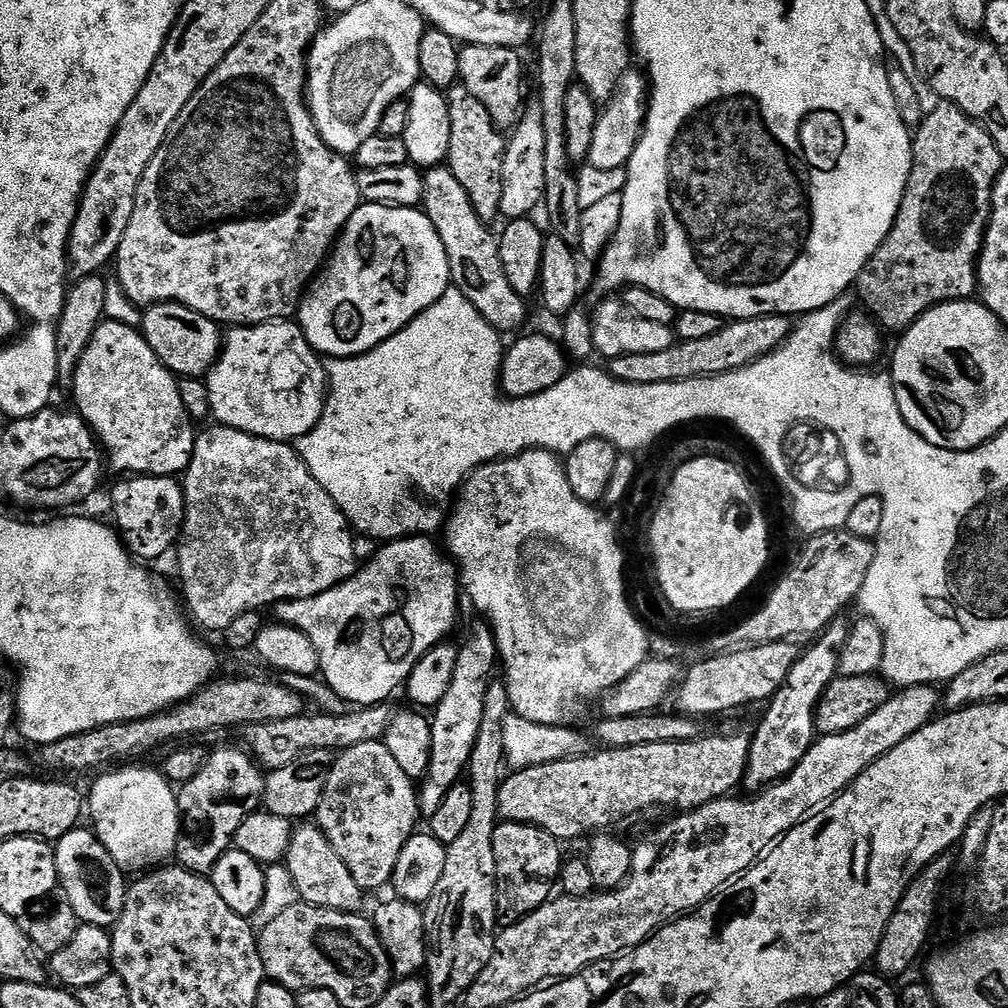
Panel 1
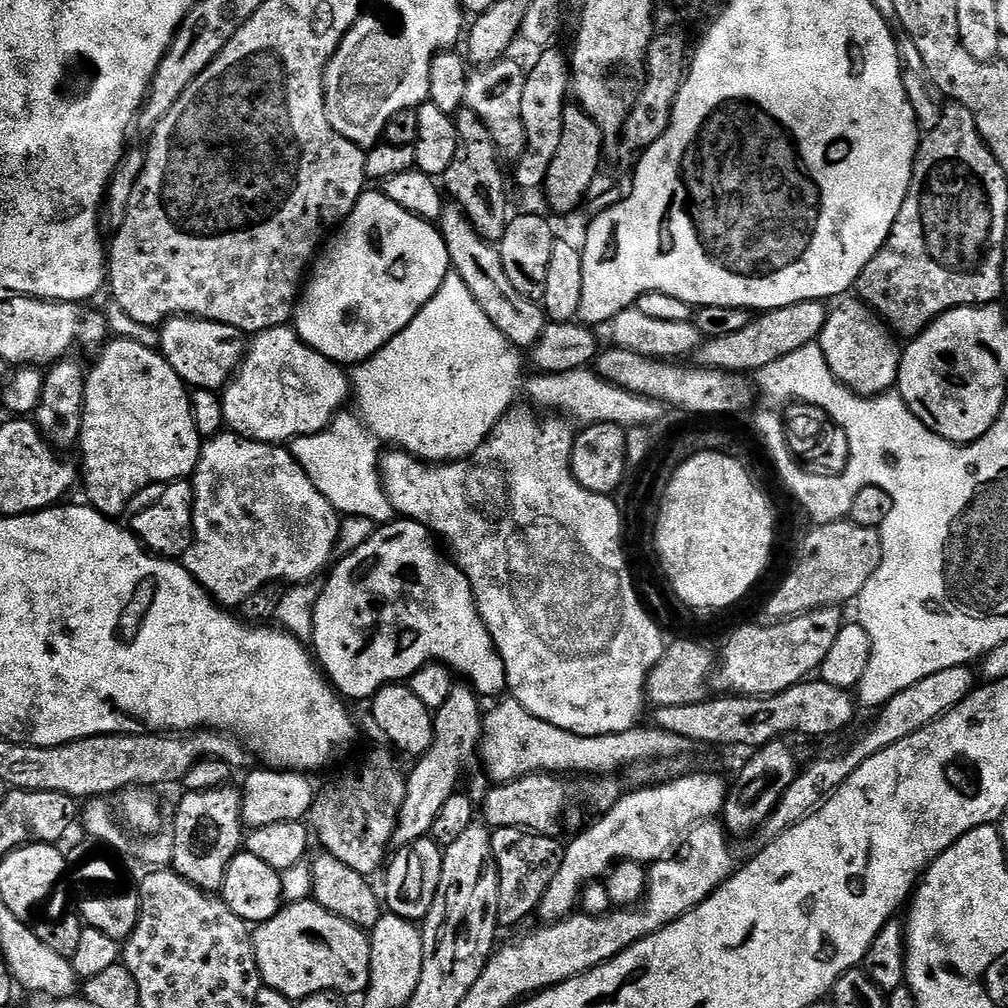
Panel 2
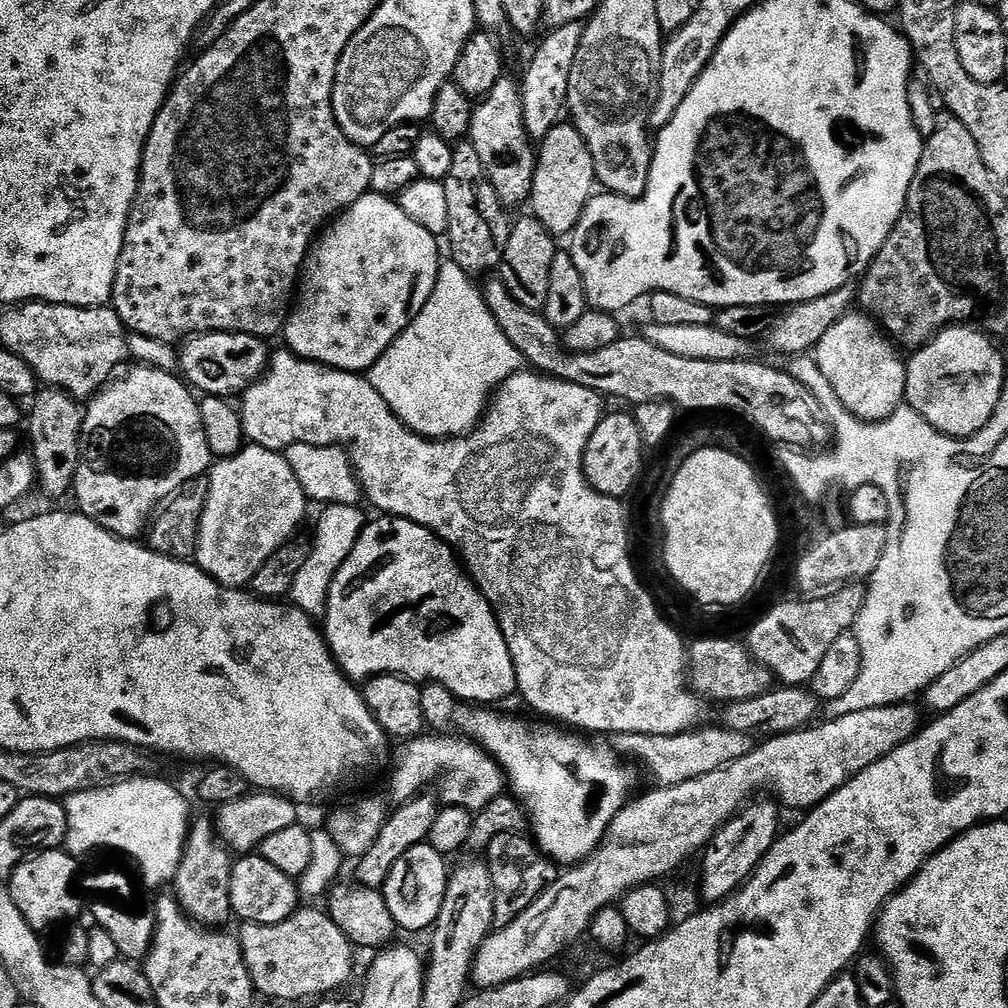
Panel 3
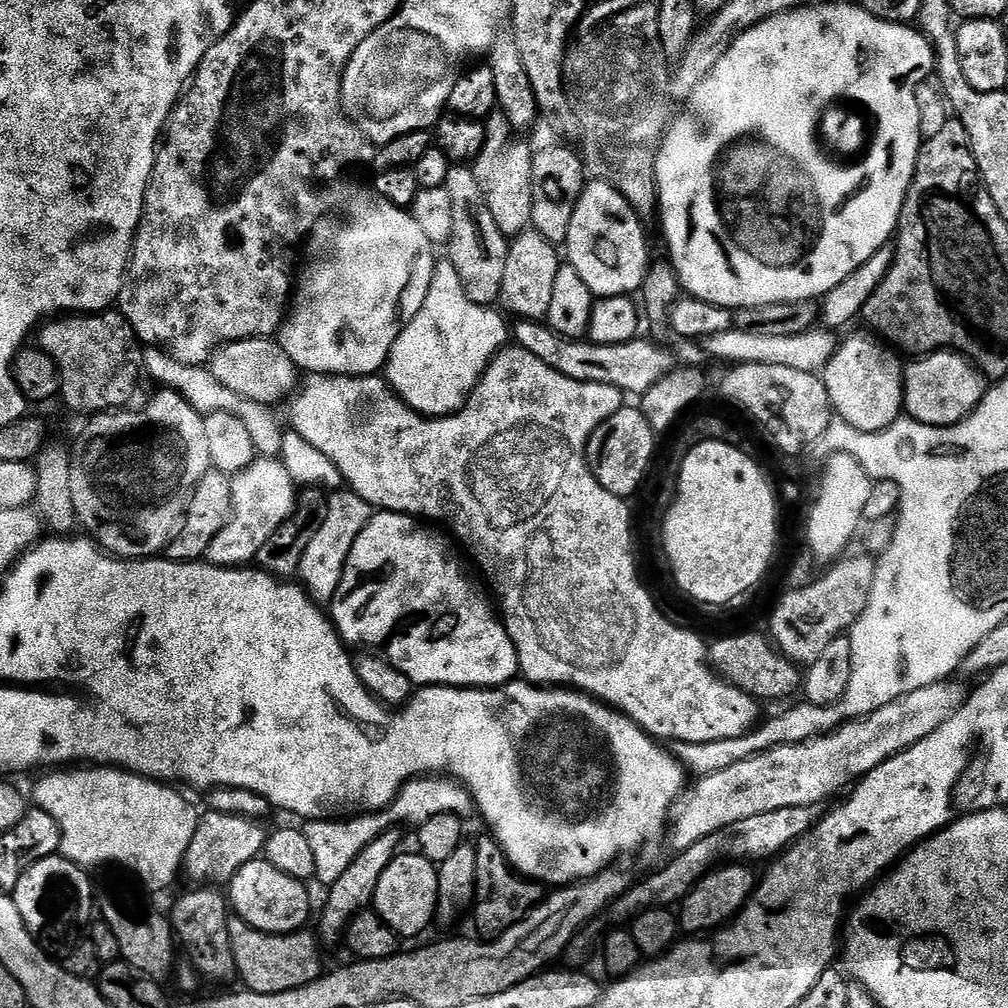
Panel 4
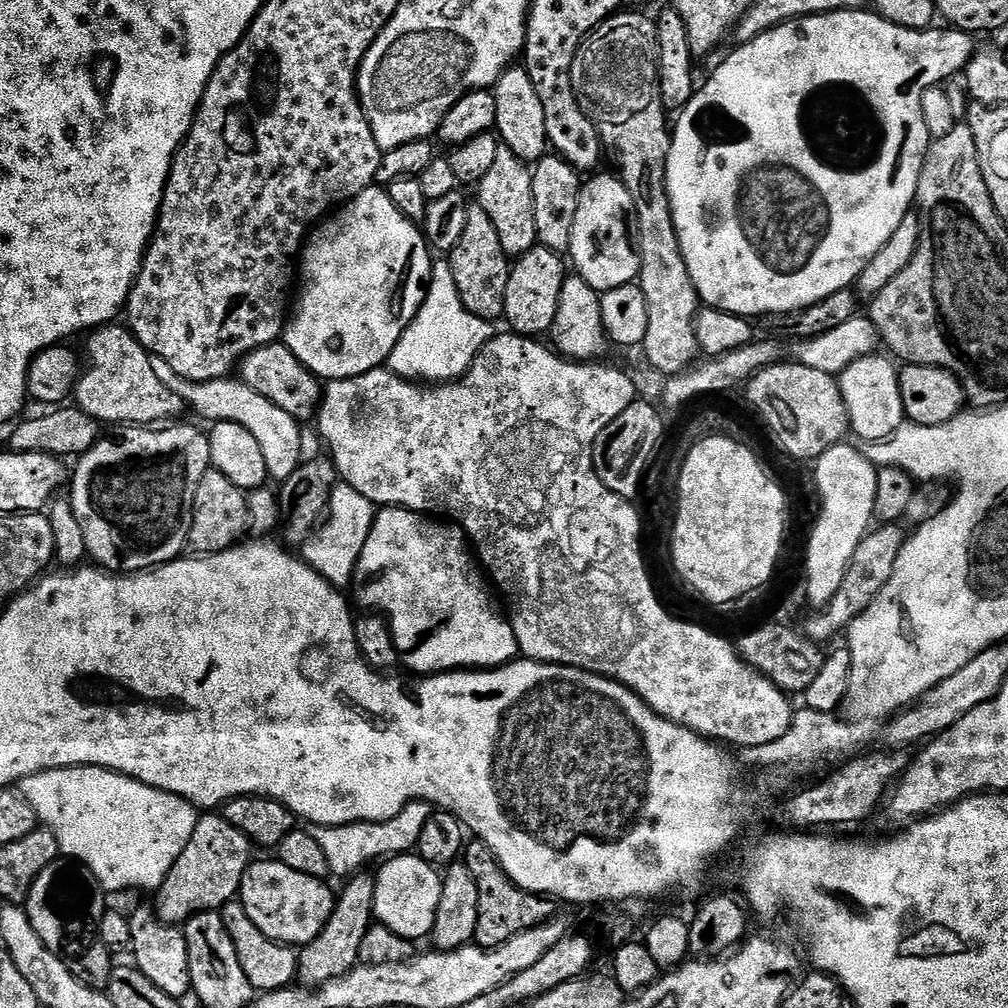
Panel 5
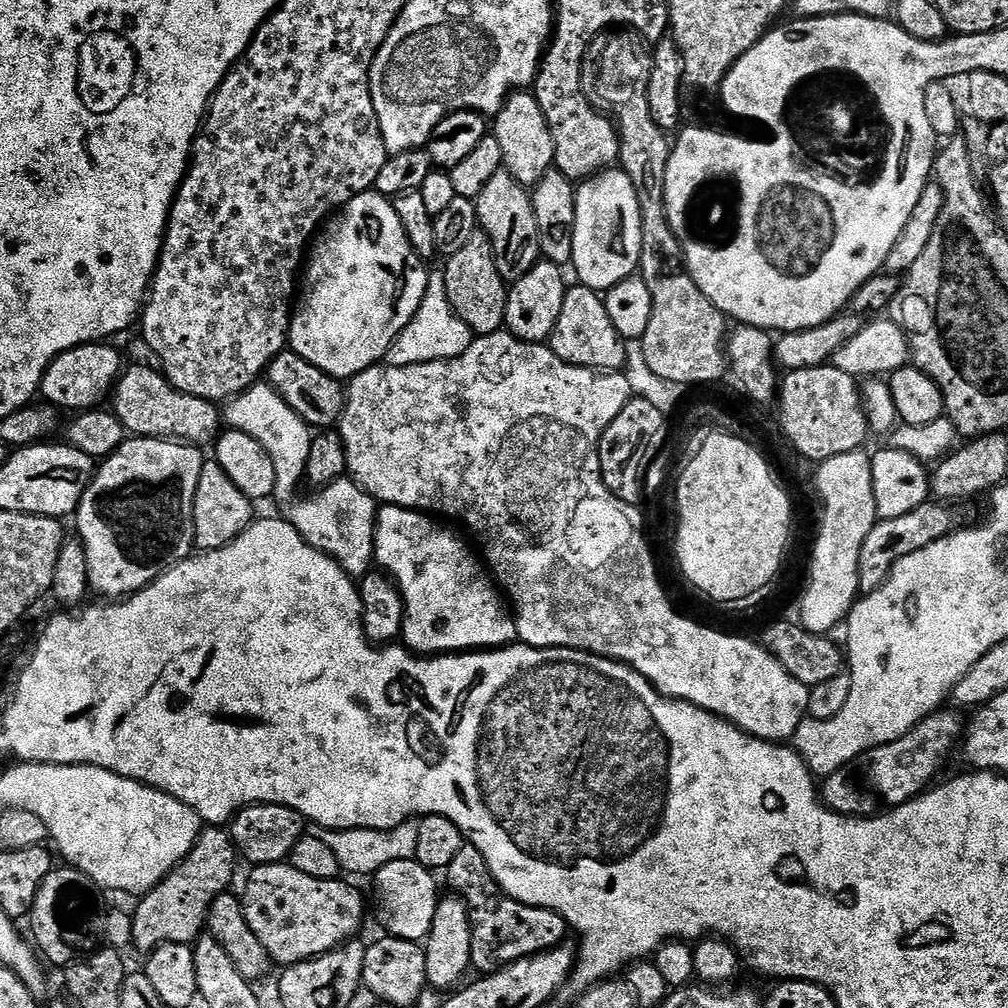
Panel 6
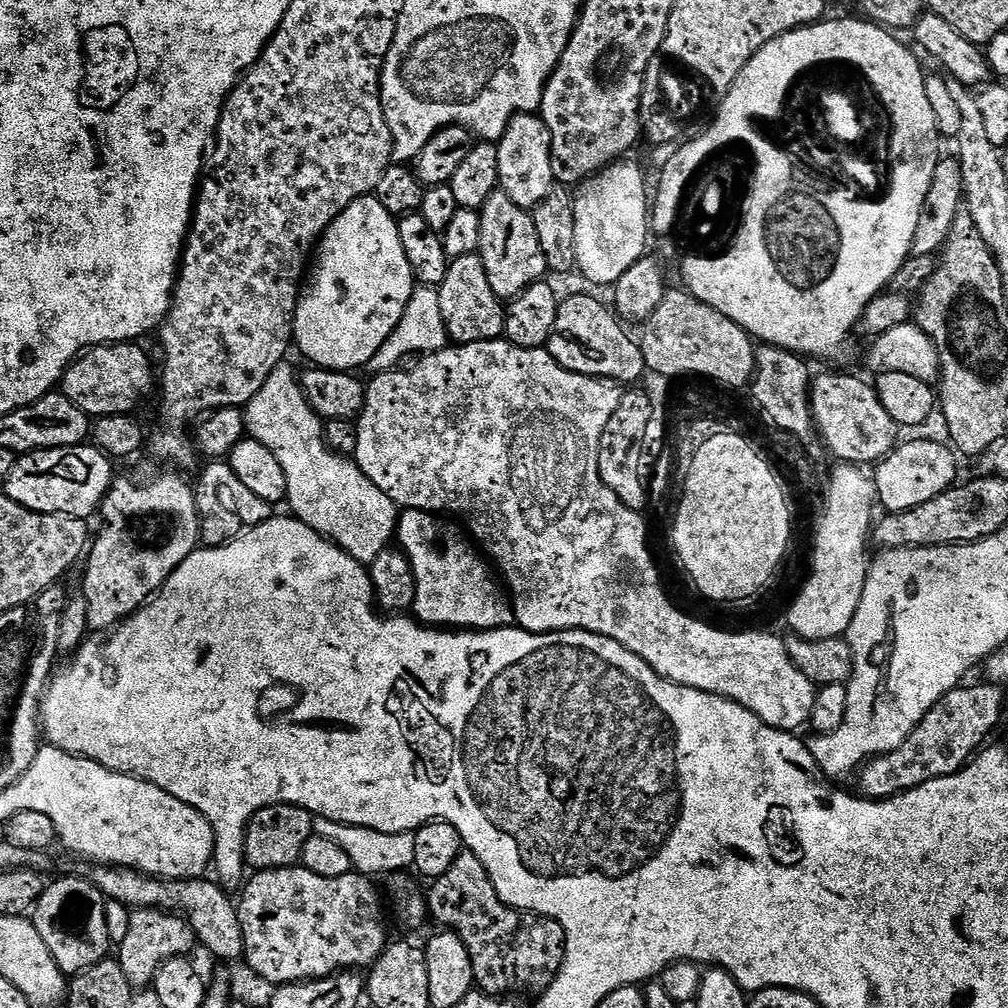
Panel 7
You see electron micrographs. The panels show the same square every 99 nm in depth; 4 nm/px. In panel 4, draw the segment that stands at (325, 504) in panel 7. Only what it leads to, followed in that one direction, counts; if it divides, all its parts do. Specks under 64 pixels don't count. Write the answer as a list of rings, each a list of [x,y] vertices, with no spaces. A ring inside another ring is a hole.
[[[145,347],[143,351],[143,375],[145,377],[148,375],[154,383],[160,384],[156,386],[169,392],[177,392],[179,396],[186,398],[186,402],[190,402],[190,406],[194,406],[194,410],[198,410],[203,417],[225,412],[226,414],[234,414],[234,418],[242,418],[257,453],[264,458],[279,457],[286,433],[274,420],[273,409],[269,405],[244,400],[238,394],[234,394],[234,390],[226,390],[226,386],[222,386],[210,375],[207,367],[198,364],[186,366],[186,362],[178,362],[178,358],[170,358],[170,354],[166,354],[161,348]],[[336,490],[327,497],[326,511],[320,520],[320,529],[302,554],[298,571],[299,583],[317,604],[331,605],[334,594],[342,582],[342,574],[346,570],[346,558],[350,558],[350,550],[354,550],[358,534],[362,534],[362,530],[370,523],[373,515],[372,505],[367,504],[354,491]]]

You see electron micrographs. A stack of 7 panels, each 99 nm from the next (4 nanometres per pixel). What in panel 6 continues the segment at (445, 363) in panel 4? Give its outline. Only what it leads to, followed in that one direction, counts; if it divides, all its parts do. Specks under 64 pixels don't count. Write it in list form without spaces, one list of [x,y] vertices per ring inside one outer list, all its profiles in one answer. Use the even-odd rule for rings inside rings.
[[[436,270],[429,275],[422,306],[418,306],[412,321],[402,330],[402,334],[398,334],[398,338],[390,346],[386,360],[394,366],[414,366],[422,362],[458,358],[471,346],[473,339],[470,326],[466,326],[466,322],[462,322],[462,318],[454,314],[450,298],[446,298],[443,271]]]

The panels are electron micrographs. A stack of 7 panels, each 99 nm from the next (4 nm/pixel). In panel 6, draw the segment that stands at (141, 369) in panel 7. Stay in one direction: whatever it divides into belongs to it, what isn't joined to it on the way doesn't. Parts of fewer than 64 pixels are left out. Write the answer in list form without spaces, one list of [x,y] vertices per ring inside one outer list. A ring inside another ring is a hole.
[[[108,342],[83,344],[74,350],[58,354],[42,378],[39,395],[57,410],[87,410],[103,405],[111,397],[126,364],[120,357],[119,350],[110,345]]]

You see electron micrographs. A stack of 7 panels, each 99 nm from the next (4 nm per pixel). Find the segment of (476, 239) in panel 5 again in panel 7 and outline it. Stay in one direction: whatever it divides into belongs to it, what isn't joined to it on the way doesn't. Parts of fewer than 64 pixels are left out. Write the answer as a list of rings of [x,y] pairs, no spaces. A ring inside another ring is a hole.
[[[480,255],[451,261],[446,270],[446,278],[442,278],[438,287],[438,306],[442,309],[442,322],[453,345],[499,340],[504,336],[506,304],[498,298],[498,294],[494,294]]]

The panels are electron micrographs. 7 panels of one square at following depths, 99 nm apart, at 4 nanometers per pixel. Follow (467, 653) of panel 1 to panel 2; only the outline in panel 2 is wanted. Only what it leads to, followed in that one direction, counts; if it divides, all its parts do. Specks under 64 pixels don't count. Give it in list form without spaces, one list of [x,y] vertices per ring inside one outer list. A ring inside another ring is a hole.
[[[460,682],[453,687],[450,698],[435,709],[432,725],[434,726],[434,742],[424,756],[415,761],[416,764],[406,776],[406,802],[402,802],[402,814],[398,826],[394,830],[392,848],[399,850],[409,848],[414,842],[425,839],[434,826],[434,818],[442,806],[446,806],[446,798],[457,795],[460,775],[464,767],[477,755],[484,734],[485,713],[480,712],[481,697],[467,683]]]

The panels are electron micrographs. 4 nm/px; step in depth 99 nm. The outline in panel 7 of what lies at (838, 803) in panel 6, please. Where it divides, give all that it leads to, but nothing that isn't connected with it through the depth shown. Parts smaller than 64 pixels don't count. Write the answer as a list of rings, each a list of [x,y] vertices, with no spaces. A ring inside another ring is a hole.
[[[987,682],[967,684],[965,683],[963,686],[946,693],[930,709],[926,718],[922,718],[922,722],[918,722],[918,726],[914,726],[910,738],[906,738],[906,742],[902,742],[902,746],[898,746],[898,750],[890,750],[881,756],[873,756],[872,759],[865,762],[858,772],[858,777],[860,776],[858,792],[861,797],[869,800],[885,800],[891,796],[914,790],[934,778],[952,776],[959,772],[965,764],[969,763],[979,753],[981,748],[989,743],[988,735],[999,726],[1000,719],[1004,716],[1005,689],[999,684]]]

